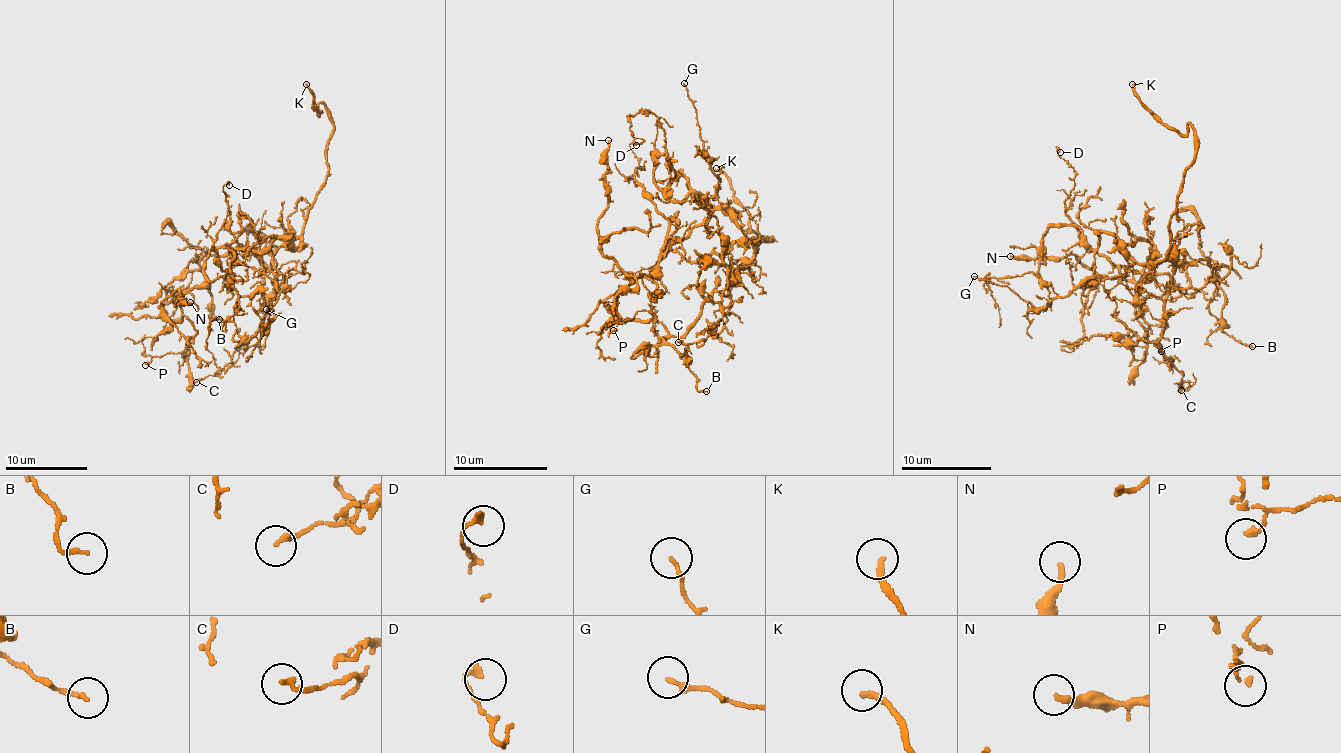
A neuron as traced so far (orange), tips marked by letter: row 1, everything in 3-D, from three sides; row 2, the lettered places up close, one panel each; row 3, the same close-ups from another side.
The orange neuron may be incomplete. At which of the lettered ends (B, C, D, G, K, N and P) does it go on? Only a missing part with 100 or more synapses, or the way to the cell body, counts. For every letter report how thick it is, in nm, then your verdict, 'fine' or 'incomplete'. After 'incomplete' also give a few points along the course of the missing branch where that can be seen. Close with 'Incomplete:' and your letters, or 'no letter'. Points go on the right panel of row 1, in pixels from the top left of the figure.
B: 140 nm thick; fine
C: 170 nm thick; fine
D: 180 nm thick; fine
G: 150 nm thick; fine
K: 180 nm thick; incomplete; missing branch runs (1132, 84), (1137, 69), (1191, 162), (1207, 326), (1189, 418), (1277, 469)
N: 190 nm thick; fine
P: 160 nm thick; fine
Incomplete: K

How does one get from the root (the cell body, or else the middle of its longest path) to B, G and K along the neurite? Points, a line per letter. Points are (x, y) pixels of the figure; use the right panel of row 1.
B: (1122, 244), (1138, 262), (1172, 260), (1179, 289), (1189, 284), (1189, 265), (1215, 264), (1221, 329), (1252, 346)
G: (1122, 244), (1113, 234), (1096, 232), (1095, 269), (1088, 280), (1041, 307), (1032, 307), (1005, 286), (974, 276)
K: (1122, 244), (1138, 262), (1165, 256), (1182, 172), (1195, 154), (1193, 128), (1185, 135), (1170, 130), (1132, 84)

